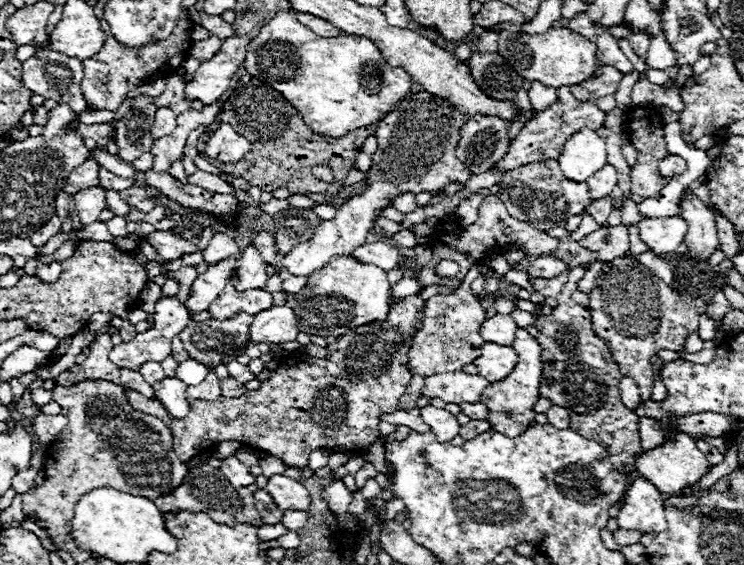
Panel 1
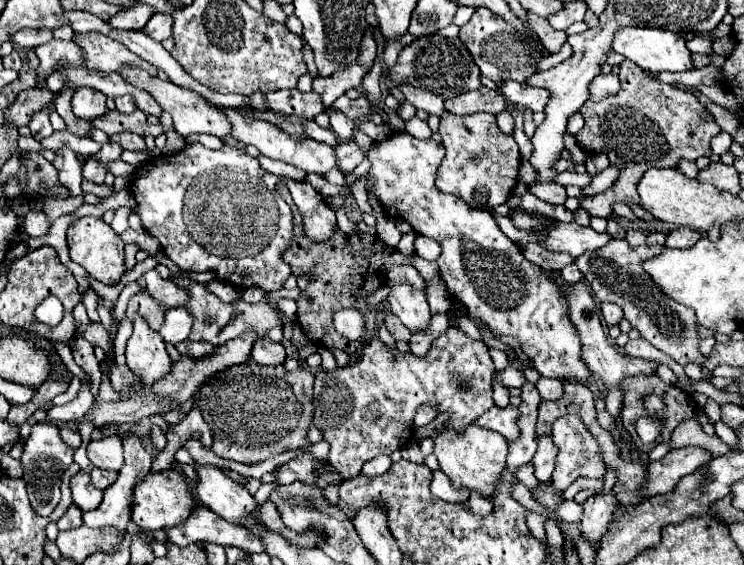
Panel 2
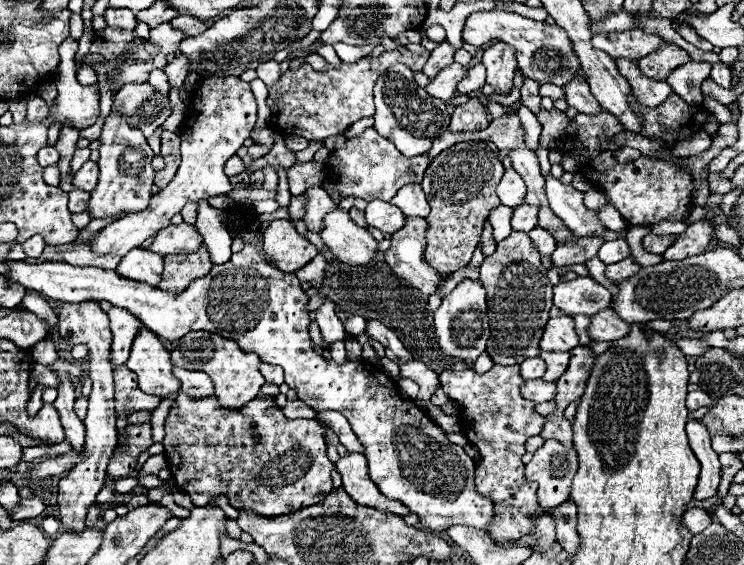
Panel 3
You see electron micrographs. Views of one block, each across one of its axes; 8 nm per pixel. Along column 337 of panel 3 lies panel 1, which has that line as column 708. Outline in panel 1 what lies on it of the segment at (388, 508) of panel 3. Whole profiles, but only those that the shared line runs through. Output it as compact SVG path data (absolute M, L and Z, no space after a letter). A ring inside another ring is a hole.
M678 432L674 442L666 440L660 448L642 450L640 456L636 456L636 470L646 480L652 480L652 484L656 484L656 488L660 488L662 494L670 494L670 496L676 496L684 486L698 482L710 470L710 466L712 464L696 448L694 440L688 434L684 434L684 432Z

